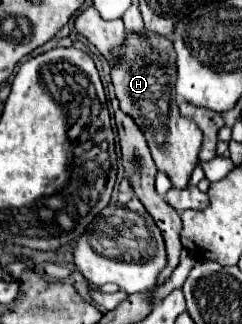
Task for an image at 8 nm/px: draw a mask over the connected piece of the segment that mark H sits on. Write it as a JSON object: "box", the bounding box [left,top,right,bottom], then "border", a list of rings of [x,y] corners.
{"box":[112,34,202,190],"border":[[[126,34],[124,56],[116,68],[112,68],[112,84],[116,98],[120,100],[120,110],[130,114],[146,136],[156,168],[172,180],[176,190],[188,188],[192,170],[198,164],[198,152],[202,146],[202,132],[192,122],[180,116],[176,102],[176,60],[170,38],[158,38],[156,34],[134,36]]]}

